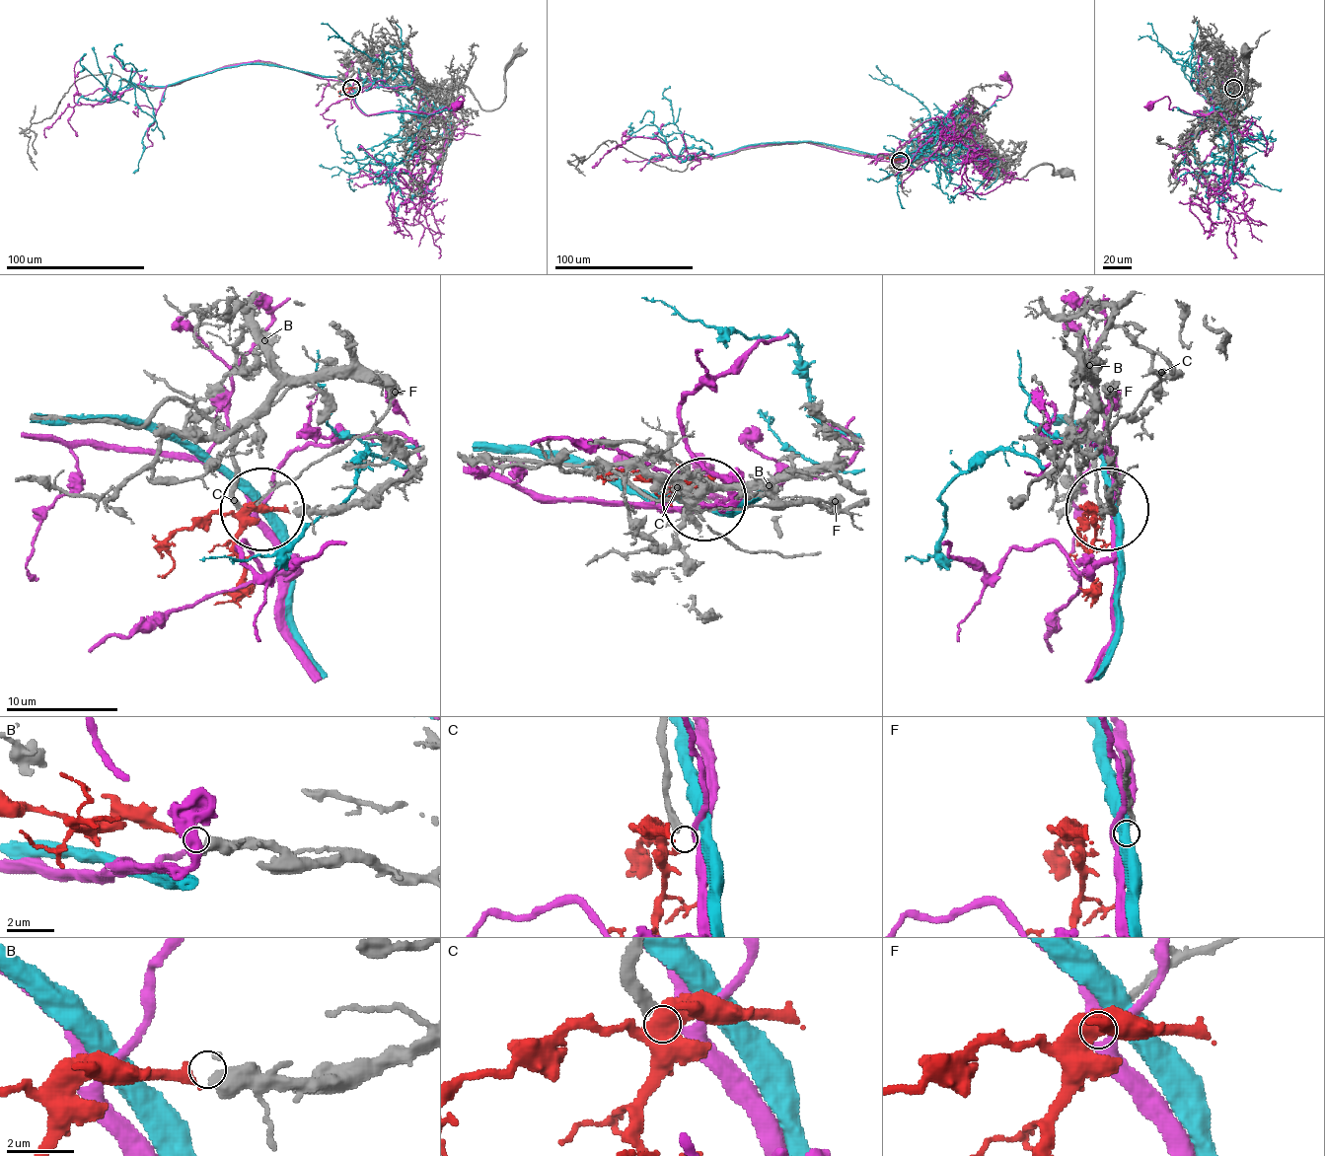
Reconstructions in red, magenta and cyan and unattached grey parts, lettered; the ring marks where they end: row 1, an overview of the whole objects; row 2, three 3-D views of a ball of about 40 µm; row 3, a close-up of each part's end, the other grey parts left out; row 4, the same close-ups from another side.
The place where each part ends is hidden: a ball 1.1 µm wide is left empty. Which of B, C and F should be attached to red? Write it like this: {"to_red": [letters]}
{"to_red": ["B"]}

